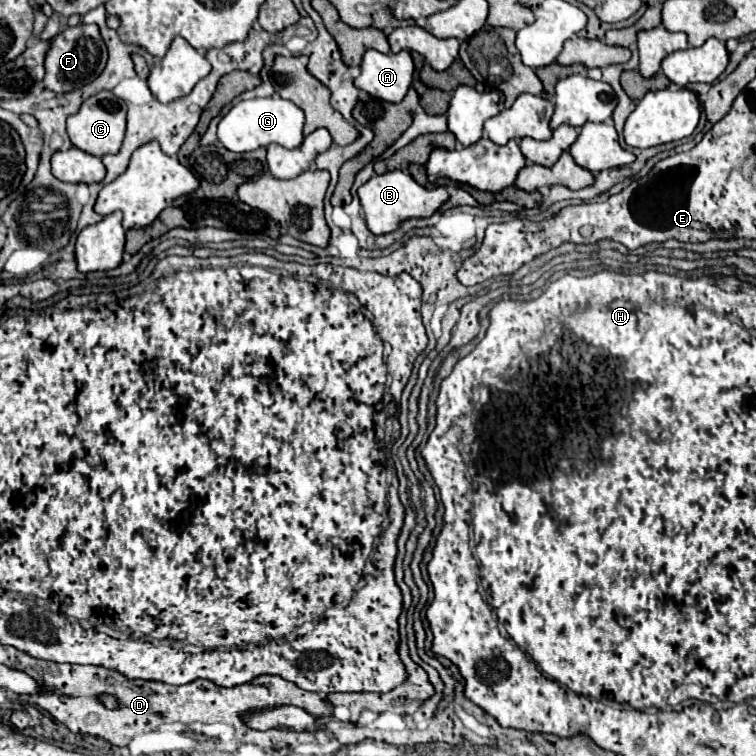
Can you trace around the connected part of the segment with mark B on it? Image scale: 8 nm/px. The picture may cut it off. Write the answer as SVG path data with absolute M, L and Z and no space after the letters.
M388 171L384 175L374 175L368 183L364 183L358 189L358 197L366 215L368 229L374 235L386 235L396 231L406 219L420 219L430 217L434 211L438 211L440 205L448 201L448 193L444 187L436 189L424 189L418 185L408 173L404 171Z

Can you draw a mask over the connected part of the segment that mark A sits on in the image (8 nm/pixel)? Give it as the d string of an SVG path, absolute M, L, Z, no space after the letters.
M370 49L364 53L360 75L354 79L354 85L376 99L400 103L410 89L412 75L414 63L408 51L384 55Z

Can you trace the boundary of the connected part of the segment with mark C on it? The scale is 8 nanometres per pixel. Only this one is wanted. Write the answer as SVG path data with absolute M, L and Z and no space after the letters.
M100 91L88 97L76 115L68 117L68 137L74 147L94 157L116 155L122 147L126 131L126 103L120 101L112 91Z

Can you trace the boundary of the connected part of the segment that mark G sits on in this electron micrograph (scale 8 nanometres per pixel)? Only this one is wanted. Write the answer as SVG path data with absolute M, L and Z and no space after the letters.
M274 93L274 97L266 99L250 99L236 103L220 121L218 125L218 139L220 143L234 153L246 153L254 151L258 147L268 147L270 143L282 145L286 149L296 149L302 145L304 125L304 113L300 107L296 107L292 101L284 101L280 95Z

